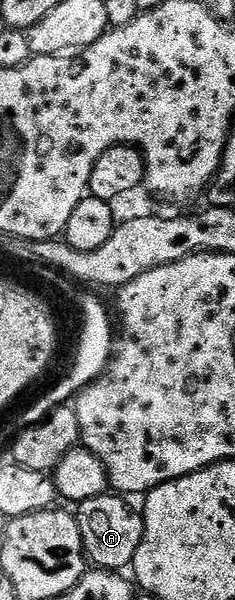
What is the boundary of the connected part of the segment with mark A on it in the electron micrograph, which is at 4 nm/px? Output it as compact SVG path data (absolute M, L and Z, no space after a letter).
M105 494L90 498L75 509L74 515L82 534L85 557L91 563L93 560L97 569L119 573L127 569L134 554L138 554L138 546L144 533L144 517L124 500L127 499L120 494Z

